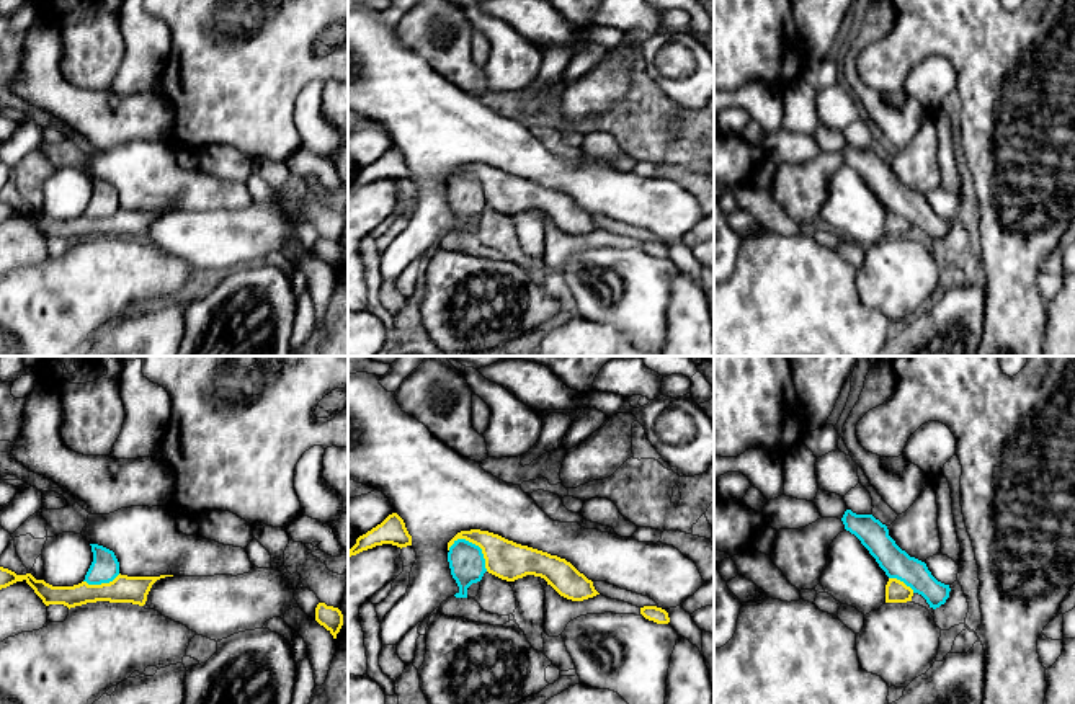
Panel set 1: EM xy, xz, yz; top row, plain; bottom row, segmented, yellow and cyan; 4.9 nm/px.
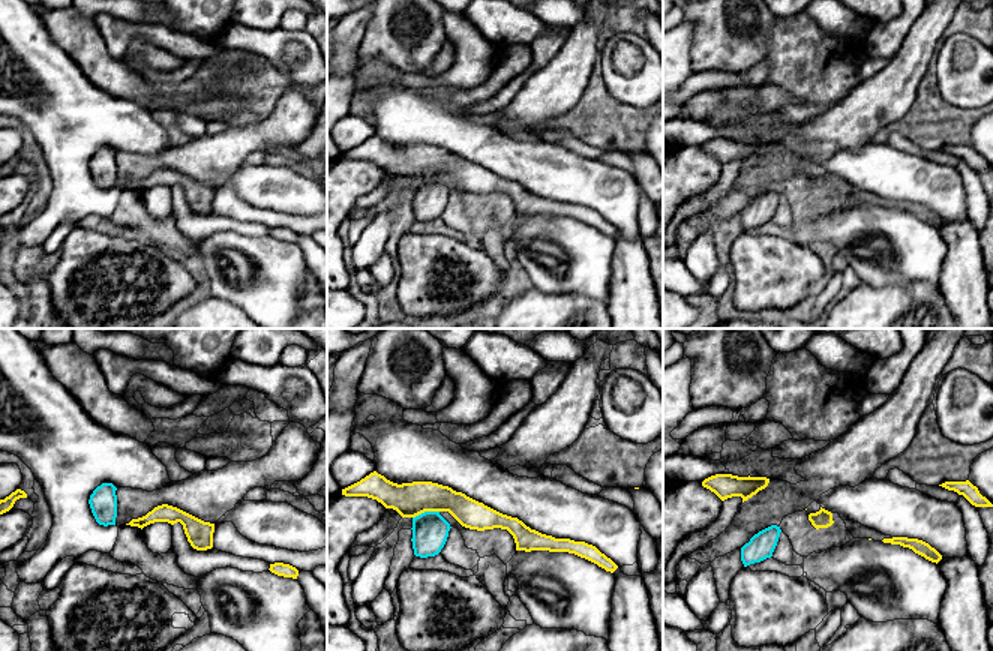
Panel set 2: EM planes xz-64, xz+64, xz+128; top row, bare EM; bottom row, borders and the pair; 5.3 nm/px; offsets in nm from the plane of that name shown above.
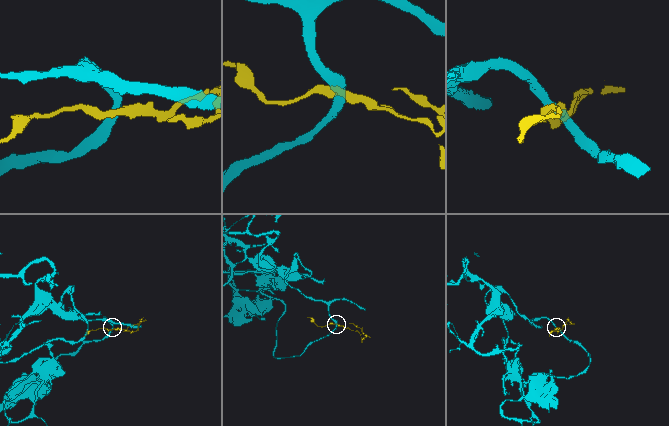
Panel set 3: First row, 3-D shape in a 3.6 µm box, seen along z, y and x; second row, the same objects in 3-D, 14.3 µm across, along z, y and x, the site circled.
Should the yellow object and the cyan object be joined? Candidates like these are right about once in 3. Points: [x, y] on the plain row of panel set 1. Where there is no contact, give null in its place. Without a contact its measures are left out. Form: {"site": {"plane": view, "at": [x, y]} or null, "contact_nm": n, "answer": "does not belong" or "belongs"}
{"site": {"plane": "xz", "at": [476, 178]}, "contact_nm": 240, "answer": "does not belong"}

